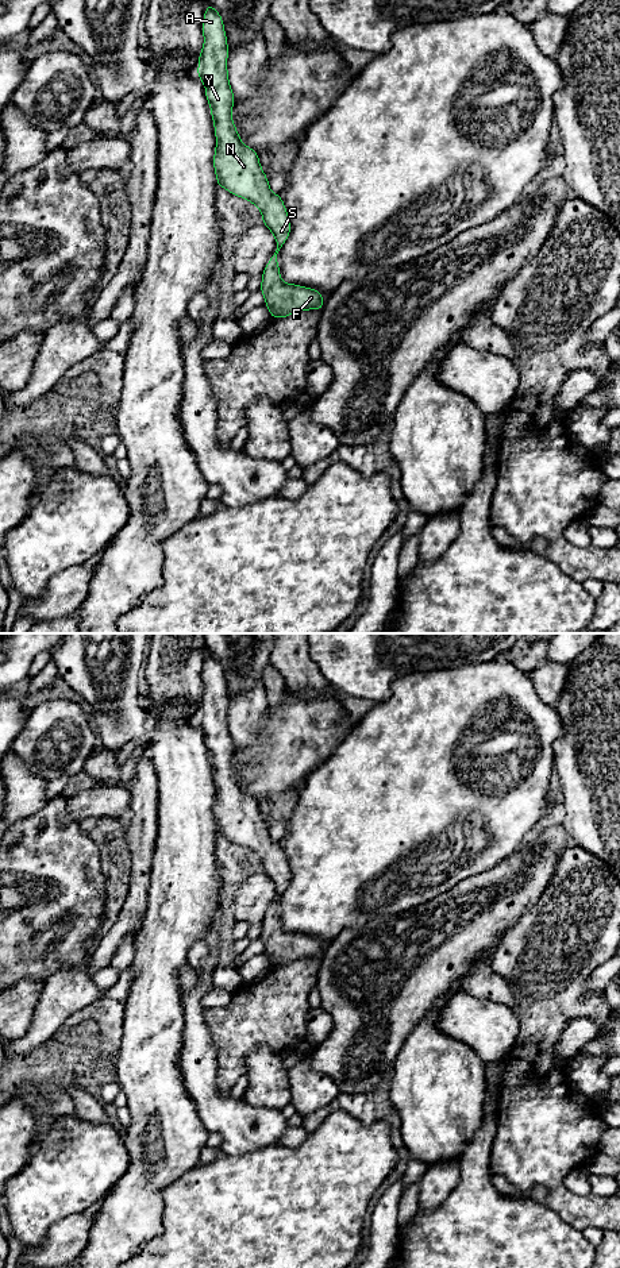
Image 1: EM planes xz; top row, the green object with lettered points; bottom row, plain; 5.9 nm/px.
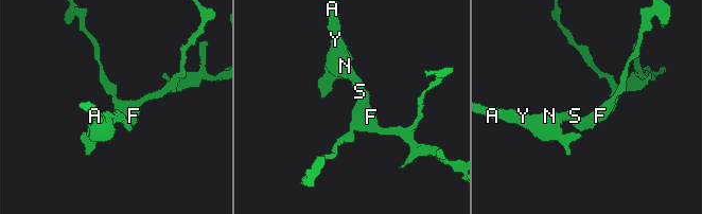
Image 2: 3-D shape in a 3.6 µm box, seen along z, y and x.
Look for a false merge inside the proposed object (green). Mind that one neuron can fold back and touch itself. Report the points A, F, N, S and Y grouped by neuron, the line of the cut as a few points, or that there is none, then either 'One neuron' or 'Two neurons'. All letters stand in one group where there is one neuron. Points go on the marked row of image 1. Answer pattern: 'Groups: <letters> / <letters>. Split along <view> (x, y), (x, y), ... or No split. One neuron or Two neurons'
Groups: A F N S Y. No split. One neuron

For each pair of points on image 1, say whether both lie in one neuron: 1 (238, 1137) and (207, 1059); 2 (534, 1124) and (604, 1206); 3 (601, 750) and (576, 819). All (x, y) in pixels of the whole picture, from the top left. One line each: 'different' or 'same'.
1: same
2: same
3: same

